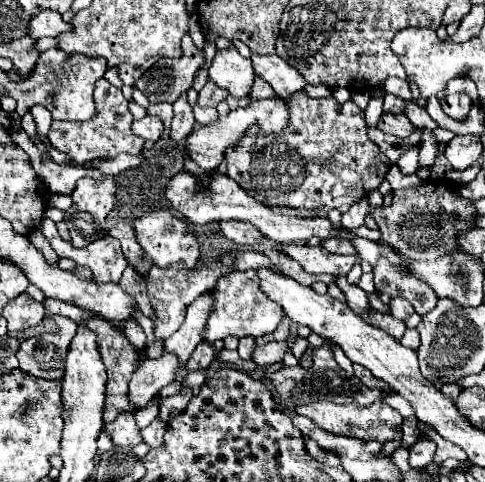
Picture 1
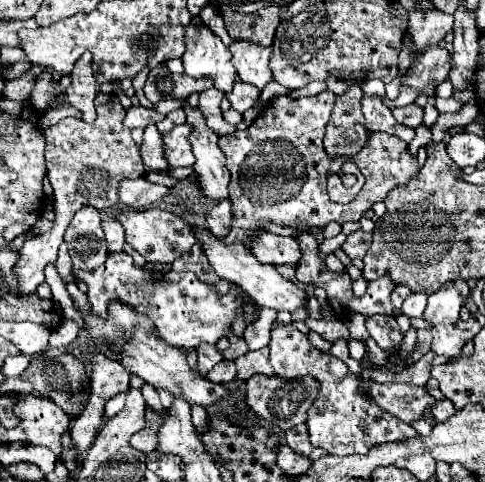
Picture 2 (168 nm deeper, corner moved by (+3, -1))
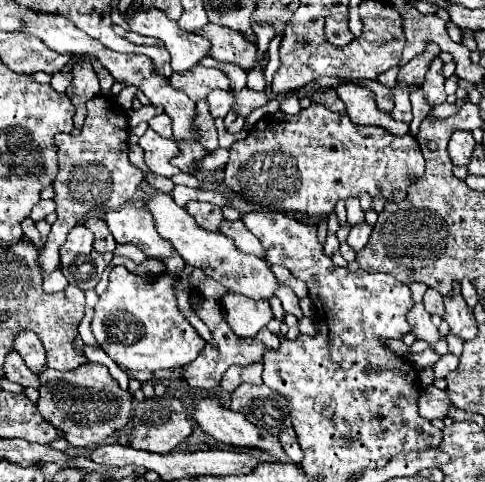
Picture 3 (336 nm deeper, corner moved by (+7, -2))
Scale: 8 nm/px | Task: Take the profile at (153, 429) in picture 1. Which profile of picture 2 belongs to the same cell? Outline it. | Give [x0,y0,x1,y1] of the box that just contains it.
[142,383,164,411]

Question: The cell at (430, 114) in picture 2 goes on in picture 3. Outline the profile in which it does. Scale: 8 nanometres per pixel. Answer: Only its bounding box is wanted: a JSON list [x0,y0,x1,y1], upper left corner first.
[422,56,446,106]

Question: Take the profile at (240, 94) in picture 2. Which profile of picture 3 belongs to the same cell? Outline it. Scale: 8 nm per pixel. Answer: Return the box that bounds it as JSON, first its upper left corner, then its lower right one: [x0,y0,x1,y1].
[208,90,234,118]

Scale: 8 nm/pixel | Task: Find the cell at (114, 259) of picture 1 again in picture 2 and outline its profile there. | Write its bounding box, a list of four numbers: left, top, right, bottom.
[74,251,252,349]

